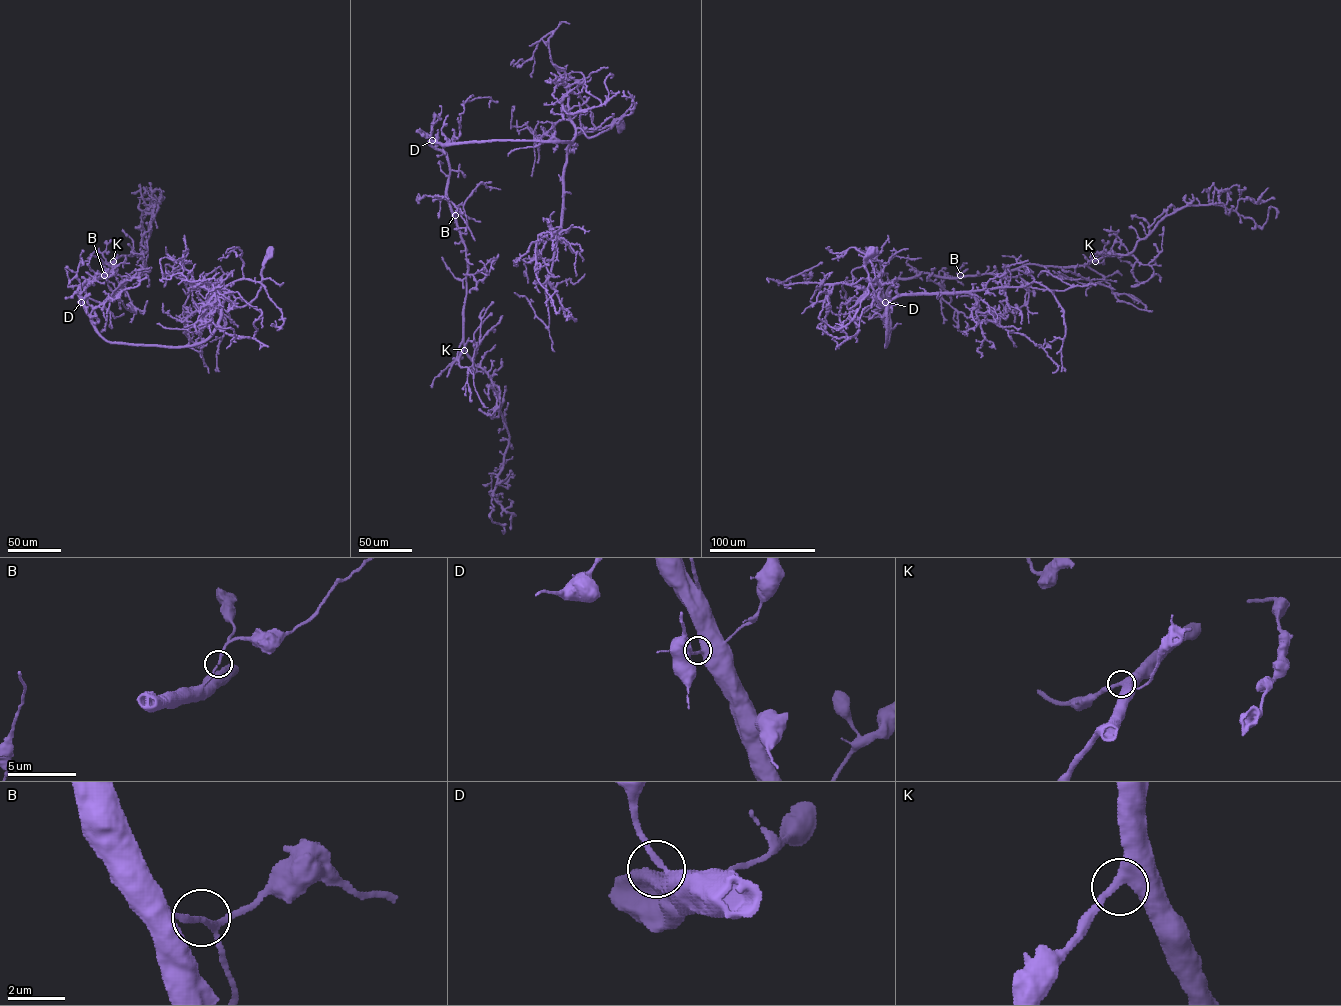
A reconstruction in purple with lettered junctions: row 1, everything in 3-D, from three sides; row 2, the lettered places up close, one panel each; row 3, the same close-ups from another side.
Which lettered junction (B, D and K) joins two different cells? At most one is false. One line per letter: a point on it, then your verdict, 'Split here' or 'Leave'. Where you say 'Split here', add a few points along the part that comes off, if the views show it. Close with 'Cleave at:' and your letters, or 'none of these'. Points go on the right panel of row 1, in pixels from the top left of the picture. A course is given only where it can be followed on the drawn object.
B: Place: (960, 275). Leave
D: Place: (885, 302). Leave
K: Place: (1095, 261). Leave
Cleave at: none of these

